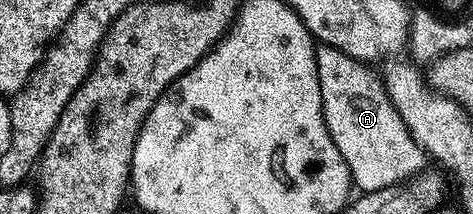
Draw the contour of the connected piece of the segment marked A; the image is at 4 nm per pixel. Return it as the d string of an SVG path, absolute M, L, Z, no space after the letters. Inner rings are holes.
M320 44L316 49L318 62L318 86L322 90L322 114L326 122L326 130L330 130L330 138L334 138L334 146L338 146L338 154L346 162L352 175L352 183L360 192L382 190L391 184L401 184L403 180L411 180L417 172L425 167L426 153L414 142L406 122L400 117L400 111L392 100L387 83L380 81L371 63L355 60L342 50L329 44Z

